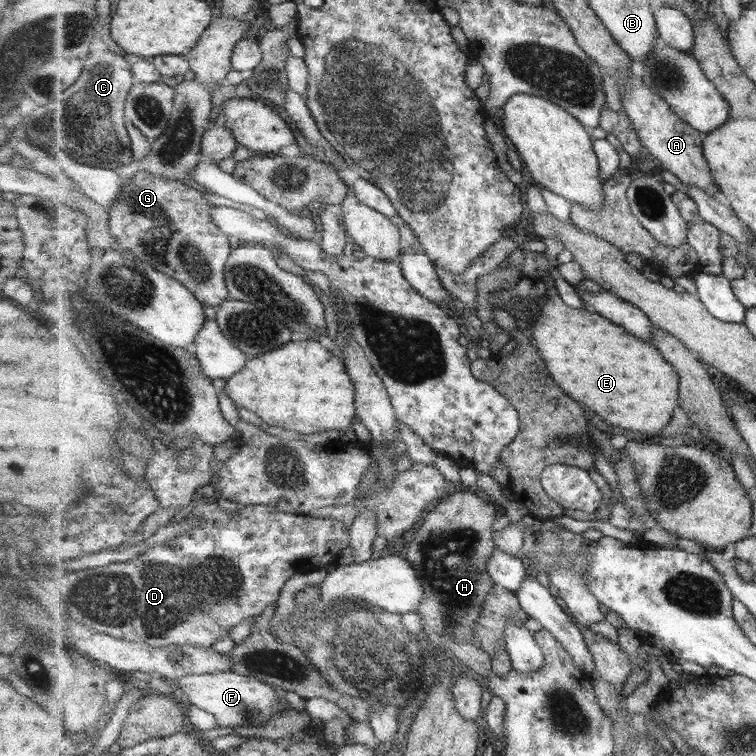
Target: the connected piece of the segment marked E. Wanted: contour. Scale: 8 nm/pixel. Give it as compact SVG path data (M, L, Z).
M543 275L541 281L546 284L547 292L543 296L547 300L541 303L531 331L537 340L535 346L539 348L543 360L547 362L547 368L551 368L551 376L555 376L555 382L571 398L583 402L587 408L591 408L593 412L597 412L599 416L603 416L607 422L615 426L635 432L662 433L667 428L667 424L670 425L675 408L682 404L680 376L673 364L651 341L629 334L623 326L617 326L607 317L587 308L571 308L559 297L551 275Z

